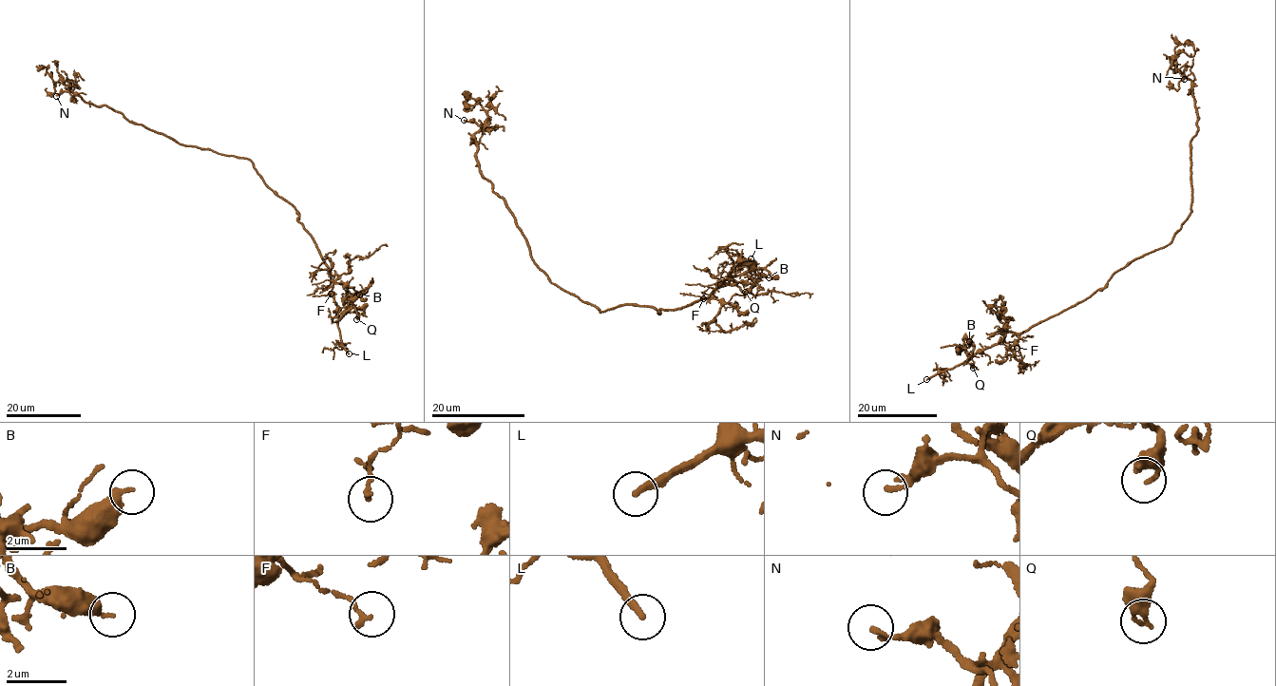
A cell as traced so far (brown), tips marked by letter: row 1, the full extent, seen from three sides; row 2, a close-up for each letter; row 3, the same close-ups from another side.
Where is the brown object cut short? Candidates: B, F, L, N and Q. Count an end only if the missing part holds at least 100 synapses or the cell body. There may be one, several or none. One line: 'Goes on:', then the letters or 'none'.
Goes on: L

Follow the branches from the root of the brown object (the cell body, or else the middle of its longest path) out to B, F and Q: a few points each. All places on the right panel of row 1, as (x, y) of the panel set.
B: (1163, 247), (1123, 267), (1084, 300), (1023, 332), (1009, 332), (1000, 342), (972, 356), (964, 350), (969, 341)
F: (1163, 247), (1136, 258), (1112, 276), (1107, 284), (1075, 305), (1023, 332), (1009, 332), (1003, 340), (1017, 348)
Q: (1163, 247), (1136, 258), (1101, 288), (1057, 314), (1018, 333), (1009, 332), (971, 356), (967, 352), (973, 368)

